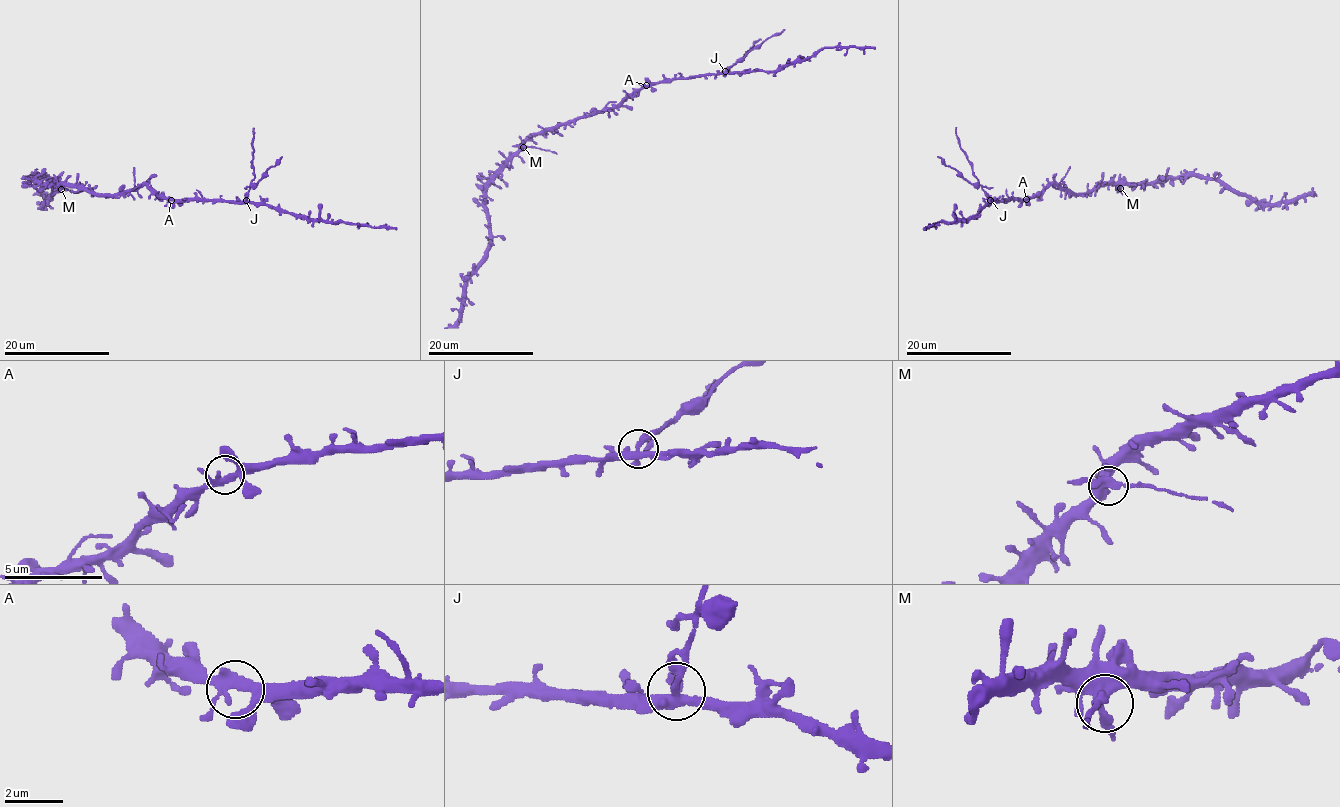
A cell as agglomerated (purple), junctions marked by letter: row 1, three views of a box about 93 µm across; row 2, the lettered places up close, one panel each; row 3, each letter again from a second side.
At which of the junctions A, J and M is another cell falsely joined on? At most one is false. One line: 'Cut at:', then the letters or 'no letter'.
Cut at: J

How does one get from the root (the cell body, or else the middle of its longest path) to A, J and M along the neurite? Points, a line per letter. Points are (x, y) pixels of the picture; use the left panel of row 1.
A: (130, 190), (146, 185), (150, 191), (171, 200)
J: (130, 190), (146, 185), (150, 191), (172, 199), (246, 200)
M: (130, 190), (98, 194), (73, 186), (61, 185), (61, 189)

